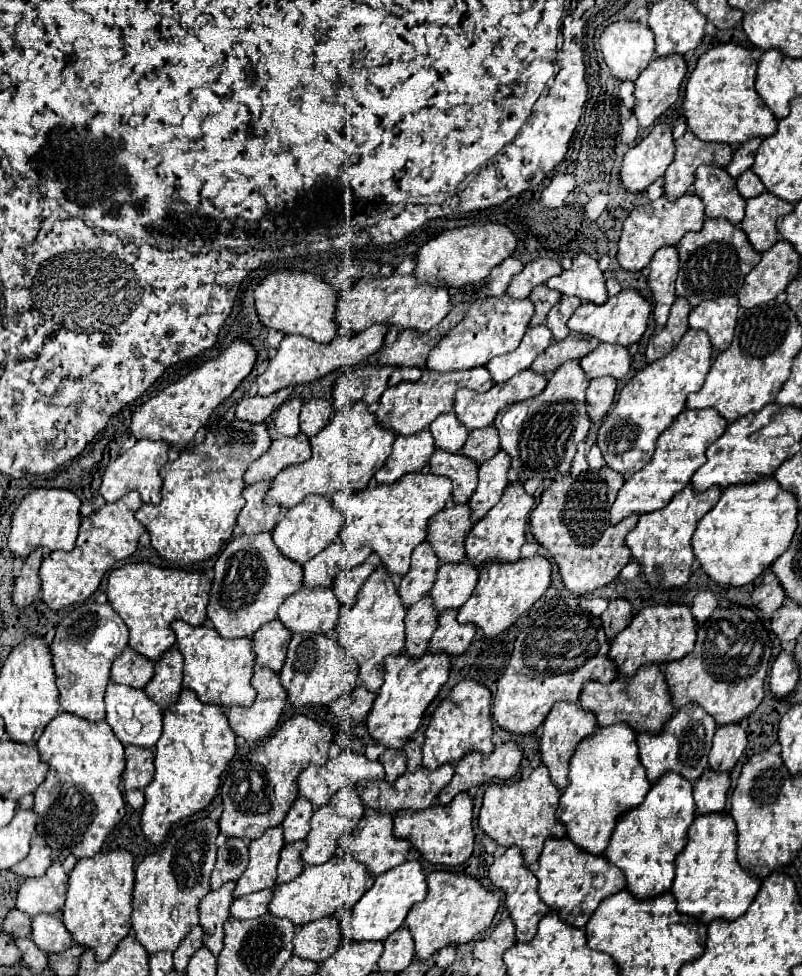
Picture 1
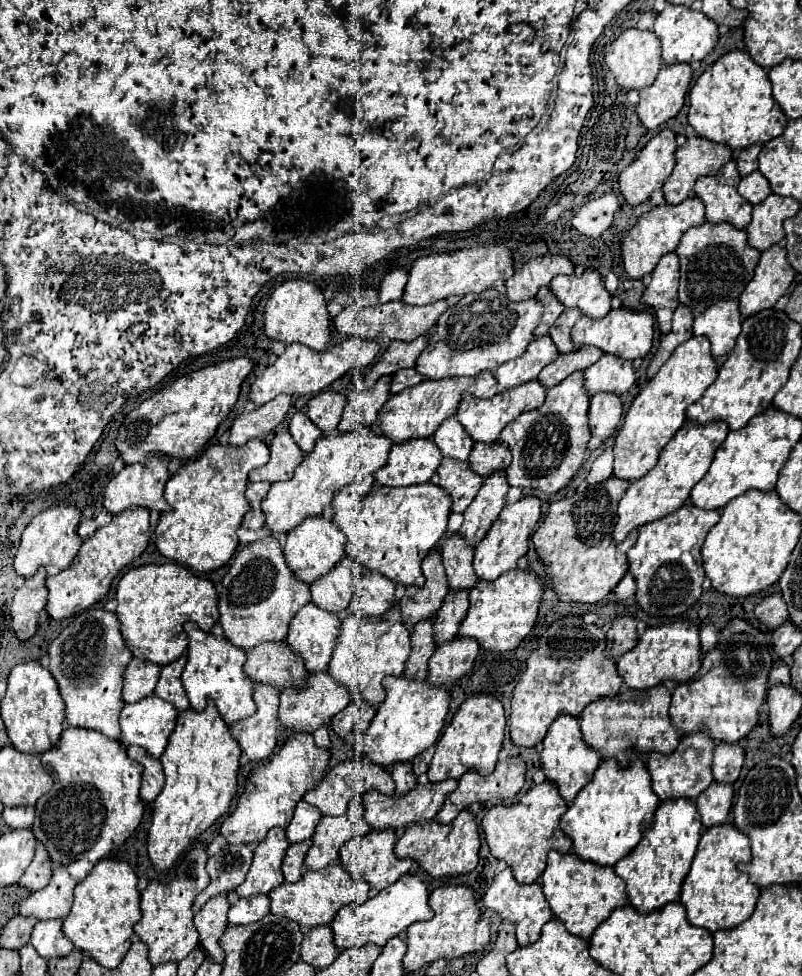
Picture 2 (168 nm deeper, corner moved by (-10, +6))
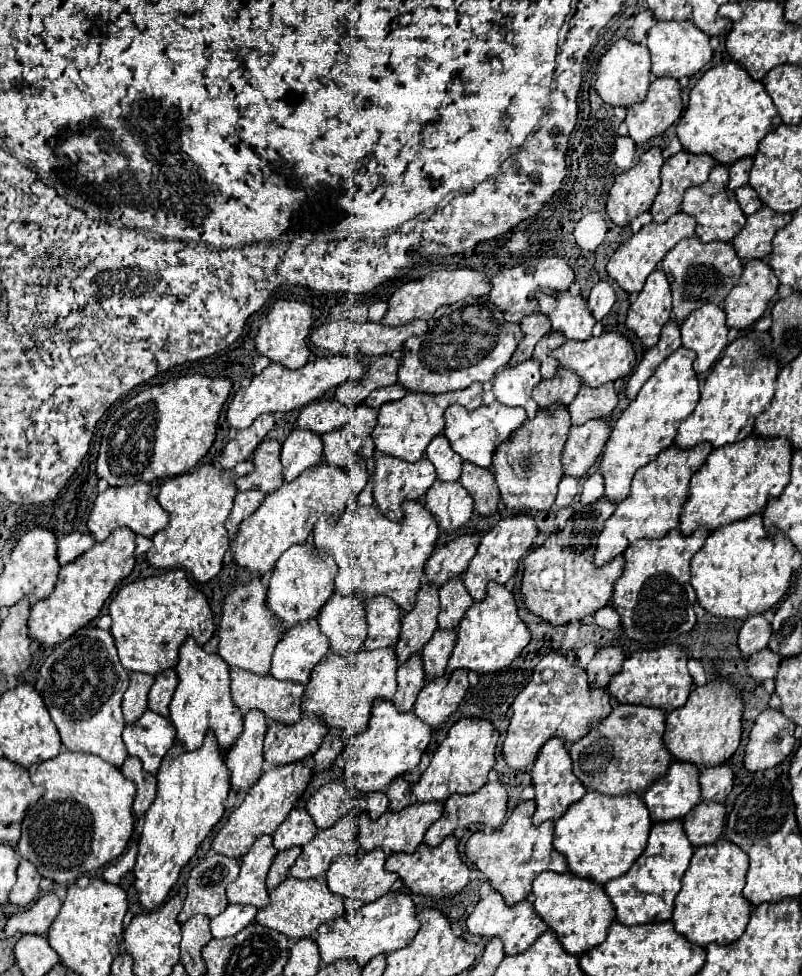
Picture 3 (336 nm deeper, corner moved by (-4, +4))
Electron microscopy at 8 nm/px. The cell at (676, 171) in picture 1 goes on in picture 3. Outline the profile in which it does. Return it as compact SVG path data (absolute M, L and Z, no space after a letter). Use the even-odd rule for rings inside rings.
M687 150L677 152L667 158L661 170L661 188L651 206L651 214L655 222L665 222L673 216L683 202L685 190L691 186L699 186L707 182L709 172L715 166L715 158L709 154L691 154Z

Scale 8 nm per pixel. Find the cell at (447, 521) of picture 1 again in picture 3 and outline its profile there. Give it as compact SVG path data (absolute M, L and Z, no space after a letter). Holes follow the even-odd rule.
M455 576L453 580L447 580L439 588L439 598L441 598L441 612L439 612L439 626L441 628L457 628L461 616L473 604L473 598L463 586L463 578Z

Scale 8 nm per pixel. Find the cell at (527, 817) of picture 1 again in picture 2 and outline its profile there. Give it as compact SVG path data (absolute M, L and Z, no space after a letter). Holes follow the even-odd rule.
M545 780L543 784L533 786L517 804L495 806L481 820L483 834L491 854L497 860L507 862L517 882L521 884L537 882L545 870L547 854L551 850L557 850L557 852L571 850L571 840L559 830L559 820L561 820L561 814L565 814L565 810L567 810L567 804L563 802L555 786L549 780Z

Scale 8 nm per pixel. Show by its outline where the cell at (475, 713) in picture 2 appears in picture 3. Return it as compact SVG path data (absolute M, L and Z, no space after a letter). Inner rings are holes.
M461 718L449 730L445 740L435 750L429 768L421 774L419 782L413 786L413 794L419 802L439 800L445 802L451 794L477 792L485 782L487 774L495 764L495 746L499 732L497 728L483 718Z

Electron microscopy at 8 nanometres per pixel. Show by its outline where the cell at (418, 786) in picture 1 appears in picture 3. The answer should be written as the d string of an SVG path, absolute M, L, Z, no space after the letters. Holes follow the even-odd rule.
M413 802L407 808L403 808L401 812L387 810L377 820L373 820L369 816L369 812L363 812L359 816L359 844L365 852L369 852L373 848L383 848L387 854L391 854L391 852L413 852L421 844L425 830L435 820L439 820L441 814L443 814L443 802Z

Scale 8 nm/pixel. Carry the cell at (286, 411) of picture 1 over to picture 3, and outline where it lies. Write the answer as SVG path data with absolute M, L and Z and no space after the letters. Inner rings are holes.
M299 428L291 430L287 440L283 442L283 450L281 450L281 464L283 464L285 482L291 482L307 466L321 462L321 458L323 458L321 436L317 436L309 430L299 430Z

